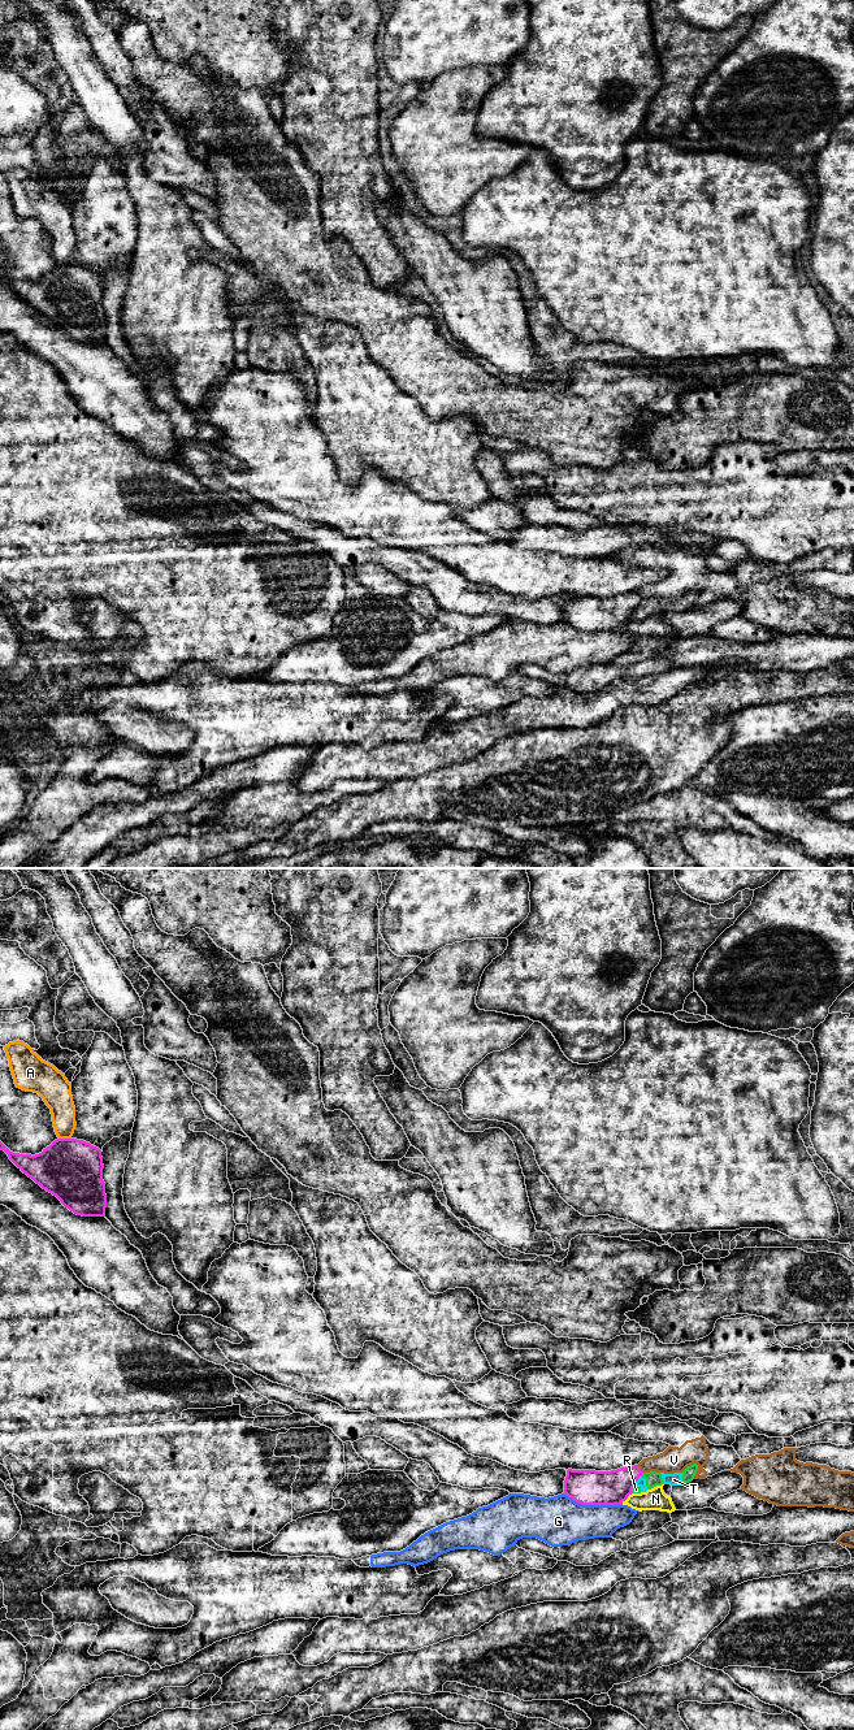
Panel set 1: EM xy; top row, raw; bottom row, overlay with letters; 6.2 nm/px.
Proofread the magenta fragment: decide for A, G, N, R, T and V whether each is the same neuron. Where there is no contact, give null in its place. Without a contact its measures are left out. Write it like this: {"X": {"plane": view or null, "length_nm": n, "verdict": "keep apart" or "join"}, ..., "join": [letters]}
{"A": {"plane": "xy", "length_nm": 70, "verdict": "keep apart"}, "G": {"plane": "xy", "length_nm": 380, "verdict": "keep apart"}, "N": {"plane": "xy", "length_nm": 90, "verdict": "join"}, "R": {"plane": "xy", "length_nm": 30, "verdict": "keep apart"}, "T": {"plane": "xy", "length_nm": 80, "verdict": "keep apart"}, "V": {"plane": "xy", "length_nm": 60, "verdict": "keep apart"}, "join": ["N"]}

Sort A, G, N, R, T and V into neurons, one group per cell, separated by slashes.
A / G / N / R T / V

